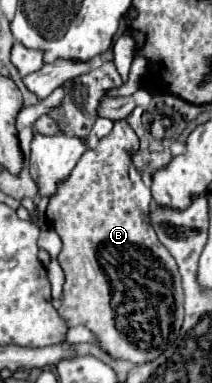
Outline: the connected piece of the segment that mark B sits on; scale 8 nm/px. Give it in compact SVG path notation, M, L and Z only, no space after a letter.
M97 118L91 130L91 142L97 140L99 144L87 150L87 144L75 136L35 134L31 142L29 172L37 182L39 194L51 198L47 204L47 222L63 240L63 250L57 258L65 272L63 302L59 308L63 322L67 326L81 324L89 328L95 334L99 346L111 358L139 364L145 360L155 360L169 346L171 338L177 338L179 334L179 328L183 324L181 276L177 272L175 258L169 254L169 250L165 250L165 246L161 246L161 240L157 238L153 226L149 226L151 190L141 180L141 174L133 168L129 156L139 146L135 132L123 120L117 120L113 126L109 118Z

